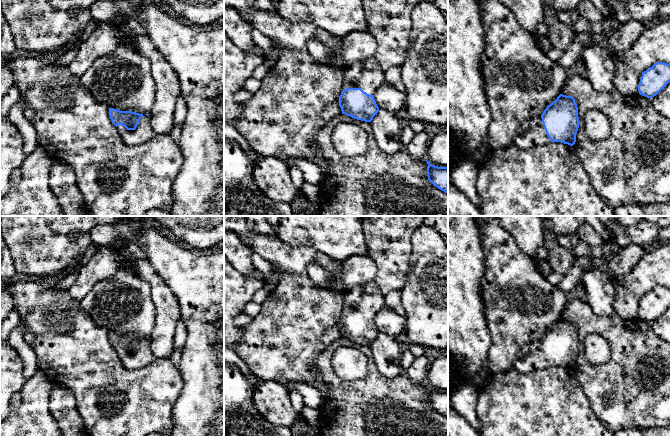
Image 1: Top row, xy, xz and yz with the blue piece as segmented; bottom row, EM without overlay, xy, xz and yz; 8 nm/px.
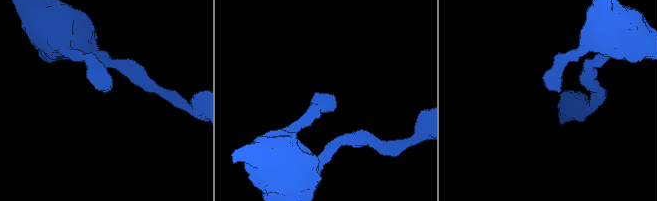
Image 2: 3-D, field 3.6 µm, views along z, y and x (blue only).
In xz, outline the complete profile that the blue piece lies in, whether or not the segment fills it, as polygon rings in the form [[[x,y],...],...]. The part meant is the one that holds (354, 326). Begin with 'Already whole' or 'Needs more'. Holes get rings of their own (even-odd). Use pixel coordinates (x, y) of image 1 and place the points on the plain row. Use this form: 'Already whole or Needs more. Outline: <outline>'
Needs more. Outline: [[[375,281],[347,292],[344,297],[344,313],[339,321],[342,338],[371,346],[379,335],[374,317],[383,306],[385,306],[384,294]]]

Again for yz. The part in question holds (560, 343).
Needs more. Outline: [[[560,318],[541,340],[530,342],[521,348],[512,368],[519,373],[531,373],[551,366],[573,370],[578,352],[578,331],[575,323]]]

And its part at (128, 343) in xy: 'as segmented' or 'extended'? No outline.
extended

